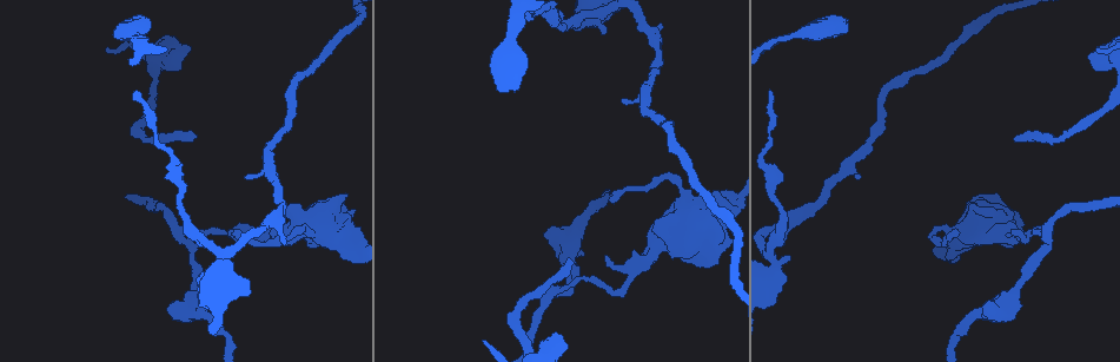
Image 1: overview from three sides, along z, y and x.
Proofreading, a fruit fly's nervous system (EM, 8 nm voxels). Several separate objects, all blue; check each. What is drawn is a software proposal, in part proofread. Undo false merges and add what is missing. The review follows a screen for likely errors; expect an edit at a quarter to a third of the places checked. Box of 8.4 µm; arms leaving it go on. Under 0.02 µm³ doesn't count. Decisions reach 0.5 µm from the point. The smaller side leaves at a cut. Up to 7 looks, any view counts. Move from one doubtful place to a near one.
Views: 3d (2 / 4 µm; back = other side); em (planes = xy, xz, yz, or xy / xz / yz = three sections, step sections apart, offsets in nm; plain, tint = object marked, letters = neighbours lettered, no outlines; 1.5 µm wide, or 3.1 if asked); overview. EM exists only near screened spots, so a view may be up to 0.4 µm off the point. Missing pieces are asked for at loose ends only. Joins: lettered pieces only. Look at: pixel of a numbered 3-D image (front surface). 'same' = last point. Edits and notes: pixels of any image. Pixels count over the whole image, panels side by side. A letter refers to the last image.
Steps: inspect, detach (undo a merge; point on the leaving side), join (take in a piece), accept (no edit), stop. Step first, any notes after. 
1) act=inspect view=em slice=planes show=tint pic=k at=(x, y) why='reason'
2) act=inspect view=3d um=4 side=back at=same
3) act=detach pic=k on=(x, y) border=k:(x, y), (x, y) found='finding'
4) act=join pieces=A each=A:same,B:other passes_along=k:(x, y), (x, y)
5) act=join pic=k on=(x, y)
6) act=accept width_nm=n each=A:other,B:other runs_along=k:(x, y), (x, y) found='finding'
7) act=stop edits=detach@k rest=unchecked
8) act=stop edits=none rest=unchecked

act=inspect view=3d um=2 pic=1 at=(517, 89) why='stops while still wide'

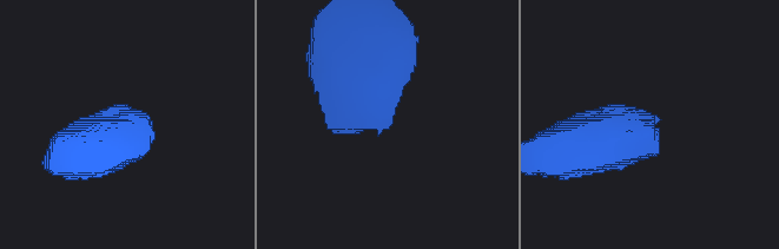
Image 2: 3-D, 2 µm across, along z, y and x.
act=inspect view=em slice=xy step=4 show=letters pic=2 at=(653, 128)

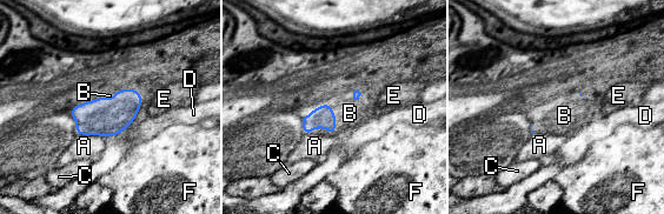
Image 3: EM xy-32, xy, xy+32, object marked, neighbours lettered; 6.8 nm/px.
act=inspect view=em slice=planes show=letters at=same why='another direction'

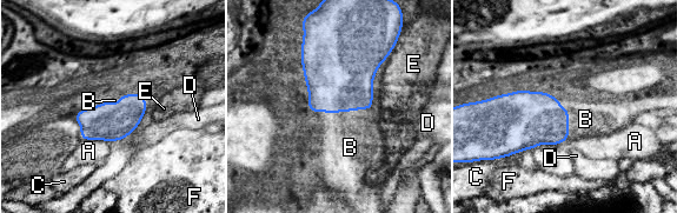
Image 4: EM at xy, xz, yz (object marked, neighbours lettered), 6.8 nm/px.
act=join pieces=B each=A:other,B:same,C:other,D:other,E:other,F:other passes_along=4:(339, 74), (342, 111), (350, 146) found='it goes on there'

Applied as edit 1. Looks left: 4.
act=inspect view=3d um=2 pic=1 at=(1016, 140) why='long arm stops here'

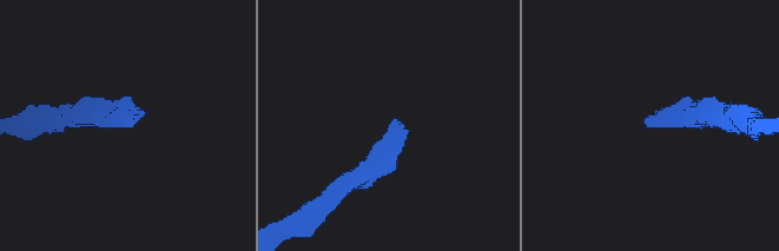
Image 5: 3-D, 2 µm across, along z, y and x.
act=inspect view=em slice=planes show=tint pic=5 at=(395, 118) why='shape alone is not enough'

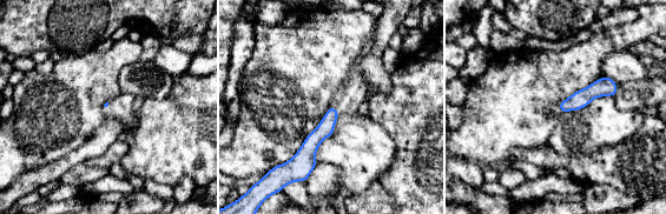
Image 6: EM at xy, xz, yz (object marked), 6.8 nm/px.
act=inspect view=em slice=planes show=letters at=same why='what lies round it'

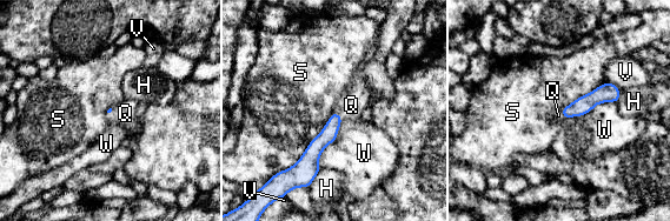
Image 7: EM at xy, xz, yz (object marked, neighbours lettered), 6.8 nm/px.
act=join pieces=Q longest_contact=S:550nm each=H:other,Q:same,S:other,V:other,W:other found='the cell continues'

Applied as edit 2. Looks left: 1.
act=stop edits=join@4,join@7 rest=unchecked

